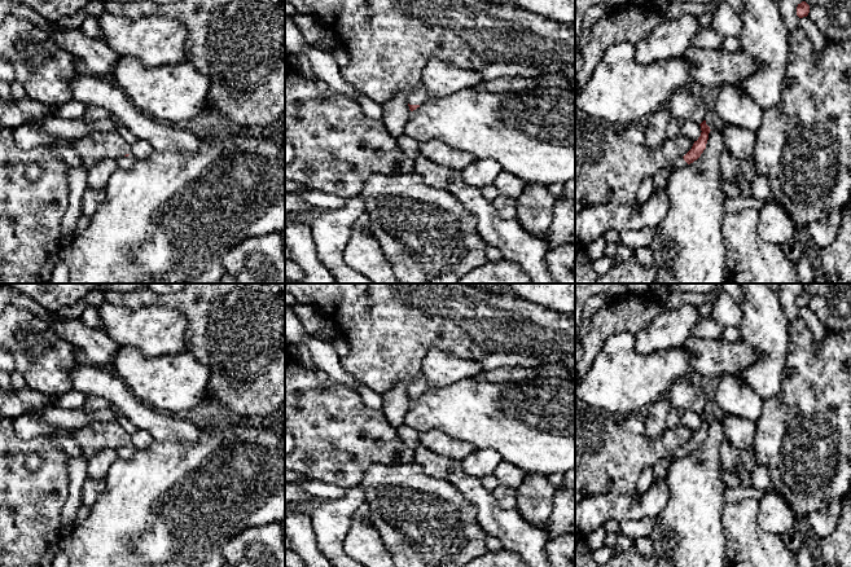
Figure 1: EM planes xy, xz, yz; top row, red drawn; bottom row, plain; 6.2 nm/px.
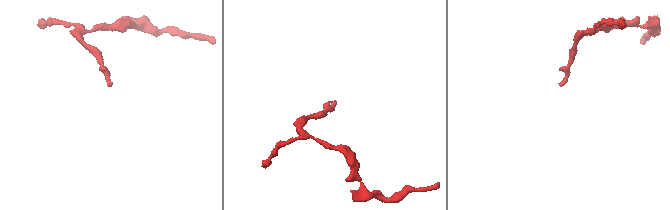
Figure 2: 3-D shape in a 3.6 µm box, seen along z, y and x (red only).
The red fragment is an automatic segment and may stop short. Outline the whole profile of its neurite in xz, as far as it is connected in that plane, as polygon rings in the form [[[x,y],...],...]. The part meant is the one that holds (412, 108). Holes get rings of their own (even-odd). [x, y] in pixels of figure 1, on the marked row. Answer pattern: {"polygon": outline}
{"polygon": [[[421,82],[416,89],[407,97],[409,110],[413,111],[420,107],[427,100],[427,92]]]}

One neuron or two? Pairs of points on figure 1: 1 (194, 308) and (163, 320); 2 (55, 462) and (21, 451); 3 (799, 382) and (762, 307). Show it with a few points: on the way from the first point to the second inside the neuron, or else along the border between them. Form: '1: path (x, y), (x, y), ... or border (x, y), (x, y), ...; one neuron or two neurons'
1: border (152, 306), (169, 306), (184, 316), (187, 342); two neurons
2: path (47, 455), (40, 448), (29, 448); one neuron
3: border (788, 326), (788, 355), (780, 386); two neurons

